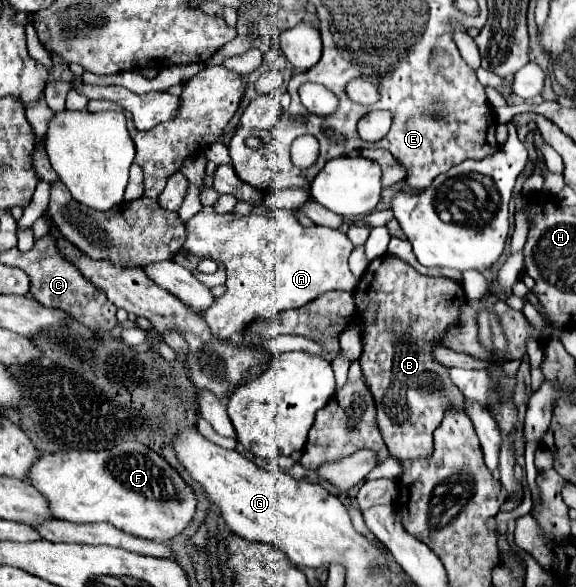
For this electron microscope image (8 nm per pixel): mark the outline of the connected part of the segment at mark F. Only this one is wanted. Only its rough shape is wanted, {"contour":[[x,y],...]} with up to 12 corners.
{"contour":[[140,442],[42,454],[26,482],[56,518],[154,542],[196,496]]}

